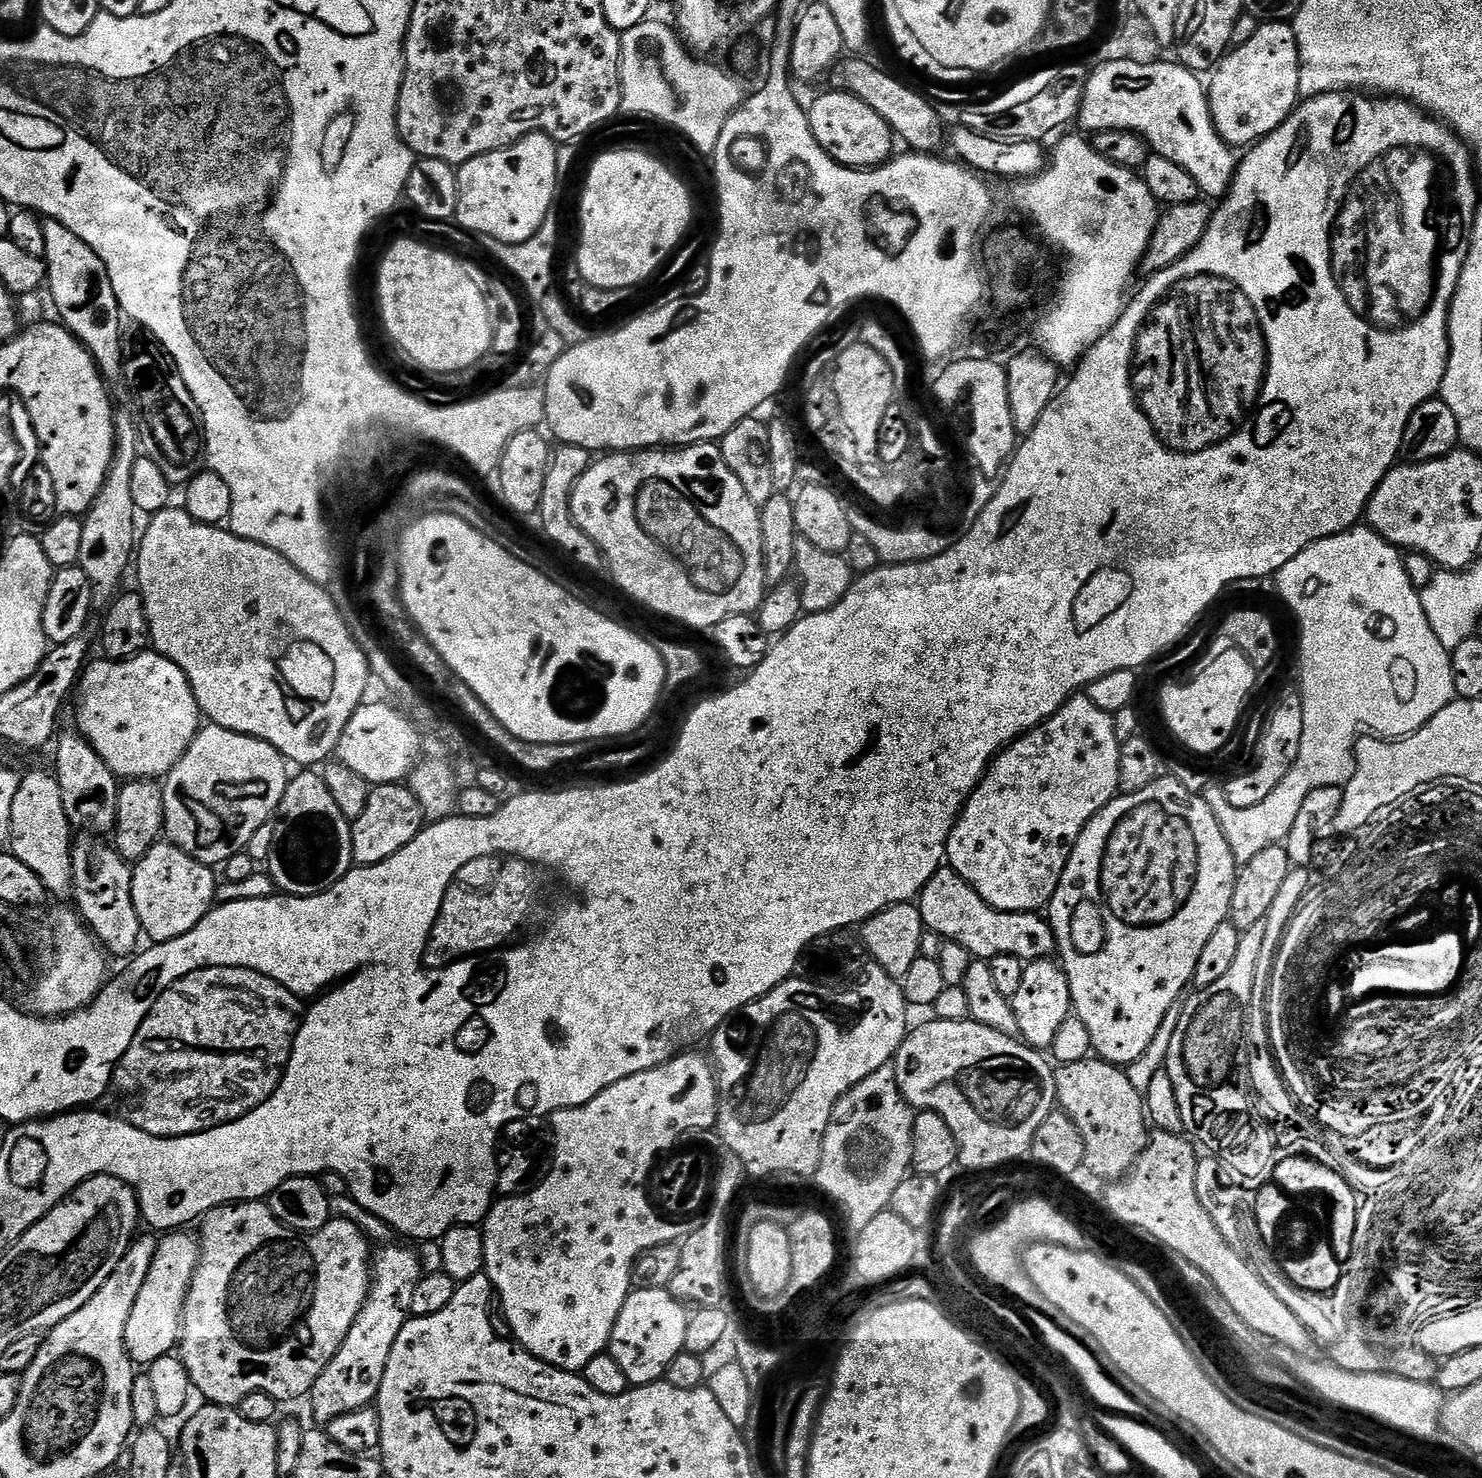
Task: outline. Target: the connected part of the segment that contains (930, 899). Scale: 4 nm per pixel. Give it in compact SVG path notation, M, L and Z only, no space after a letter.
M941 866L934 878L926 882L918 897L918 907L927 931L938 933L944 940L958 942L958 946L966 946L973 958L989 961L1010 954L1031 962L1049 959L1057 951L1052 925L1043 915L1003 912L990 906L951 866Z

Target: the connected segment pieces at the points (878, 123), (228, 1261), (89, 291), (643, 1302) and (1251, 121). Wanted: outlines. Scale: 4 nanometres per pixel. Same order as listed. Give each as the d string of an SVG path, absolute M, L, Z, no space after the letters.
M843 90L831 91L822 93L806 108L810 130L818 146L822 146L822 150L826 150L830 158L834 158L839 164L845 164L847 168L867 170L888 163L894 155L894 133L891 126L882 122L882 118L878 118L878 114L874 114L874 110L870 110L870 106L862 102L862 98L851 96Z
M241 1200L235 1204L221 1204L218 1208L212 1208L199 1221L198 1239L200 1242L200 1260L192 1275L192 1281L186 1294L184 1303L184 1321L180 1327L180 1342L178 1355L180 1361L186 1366L186 1374L190 1374L190 1382L197 1393L200 1392L209 1404L220 1404L223 1408L239 1406L246 1394L265 1392L270 1394L278 1402L284 1400L296 1400L299 1396L307 1397L311 1393L314 1382L330 1366L330 1358L338 1354L346 1334L350 1334L350 1326L358 1318L362 1306L368 1297L368 1291L372 1285L371 1263L374 1259L373 1249L370 1241L364 1235L364 1231L354 1222L349 1220L328 1221L322 1230L317 1232L296 1232L288 1228L270 1210L270 1206L264 1200Z
M45 219L44 233L46 250L42 259L48 266L46 292L52 295L52 304L60 315L57 316L59 323L63 324L95 358L100 375L104 377L113 397L127 397L128 384L124 380L126 336L122 328L120 332L122 313L102 258L98 258L98 254L94 254L94 250L90 250L90 246L86 246L86 242L82 242L82 238L74 234L74 230L66 230L62 222Z
M668 1288L629 1292L610 1341L610 1355L622 1366L629 1385L655 1384L665 1379L670 1362L684 1351L689 1309Z
M1261 23L1254 38L1235 45L1216 65L1212 81L1207 81L1208 105L1220 137L1233 149L1244 150L1278 130L1301 99L1299 73L1300 55L1291 23Z

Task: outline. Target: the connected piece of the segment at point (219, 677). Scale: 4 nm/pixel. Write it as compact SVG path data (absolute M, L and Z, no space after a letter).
M176 507L164 508L149 519L152 521L149 522L145 532L143 529L134 553L134 576L136 572L136 580L140 583L138 591L144 600L148 619L151 647L166 658L170 658L170 662L174 662L184 671L201 713L211 723L243 736L265 740L267 744L274 746L284 755L285 761L293 765L294 763L300 764L296 766L323 765L335 753L338 742L342 738L342 730L346 730L346 722L350 722L350 718L365 699L364 691L368 688L368 680L370 681L367 659L351 636L338 606L331 600L328 588L306 578L306 574L299 572L286 558L282 558L282 554L258 542L250 542L246 538L236 536L227 527L200 524L183 507Z

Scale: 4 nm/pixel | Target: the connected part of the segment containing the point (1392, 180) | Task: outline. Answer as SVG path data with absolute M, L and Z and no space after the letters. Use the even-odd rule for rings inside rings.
M1392 144L1372 156L1344 184L1344 196L1336 204L1336 216L1328 224L1328 276L1338 276L1338 258L1349 256L1342 280L1345 285L1361 284L1368 291L1368 312L1360 315L1364 328L1384 336L1396 336L1396 332L1408 332L1408 328L1416 328L1428 320L1440 293L1444 255L1452 249L1452 236L1462 230L1462 198L1456 193L1457 186L1458 174L1452 160L1437 148L1428 148L1428 144ZM1364 200L1372 207L1368 217L1360 209Z

